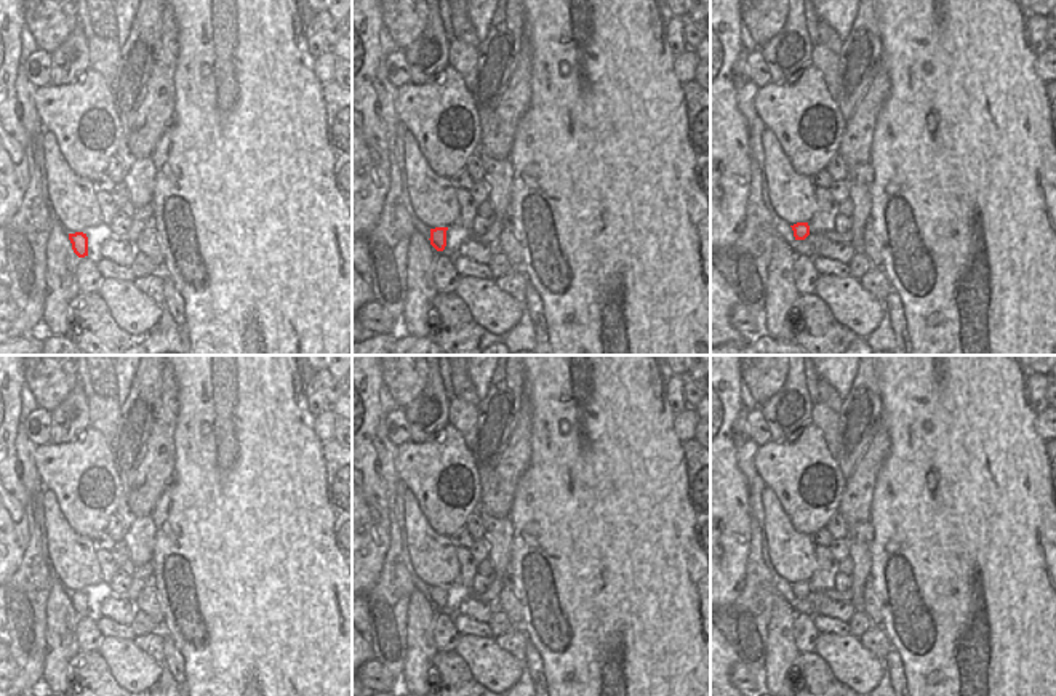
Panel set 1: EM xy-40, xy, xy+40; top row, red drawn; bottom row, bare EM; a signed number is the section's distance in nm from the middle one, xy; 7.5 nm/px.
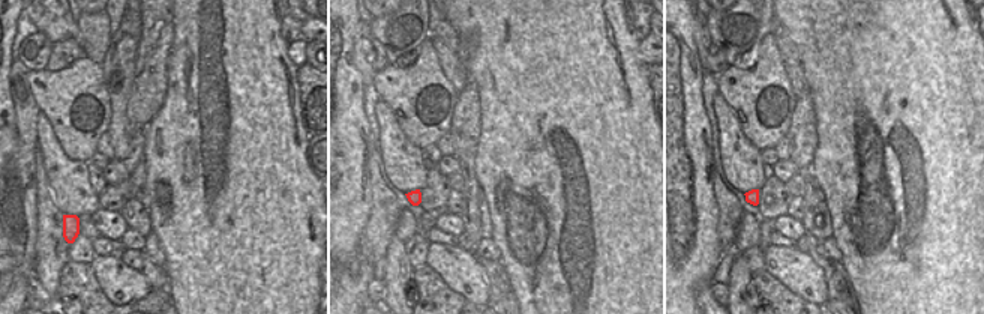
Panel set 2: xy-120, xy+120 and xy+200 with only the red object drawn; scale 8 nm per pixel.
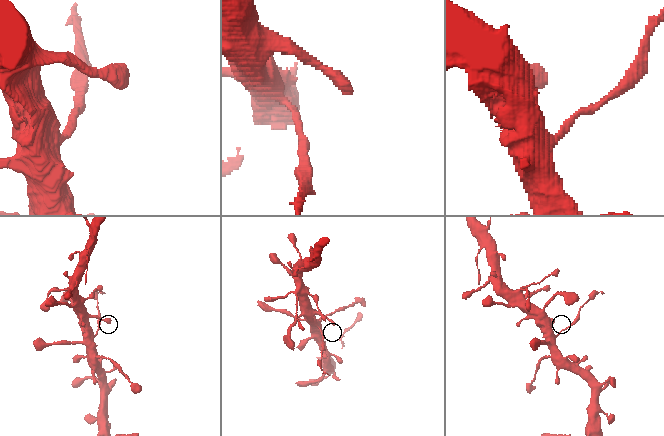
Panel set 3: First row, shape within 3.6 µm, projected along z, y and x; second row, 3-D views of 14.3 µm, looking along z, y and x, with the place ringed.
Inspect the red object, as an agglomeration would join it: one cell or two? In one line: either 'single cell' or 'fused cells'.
fused cells

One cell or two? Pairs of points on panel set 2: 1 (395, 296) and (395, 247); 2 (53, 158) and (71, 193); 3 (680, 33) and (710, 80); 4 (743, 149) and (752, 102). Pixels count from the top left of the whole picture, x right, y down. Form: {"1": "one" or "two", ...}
{"1": "one", "2": "one", "3": "two", "4": "two"}

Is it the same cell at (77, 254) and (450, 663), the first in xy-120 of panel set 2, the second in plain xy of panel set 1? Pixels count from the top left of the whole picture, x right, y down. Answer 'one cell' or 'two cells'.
two cells

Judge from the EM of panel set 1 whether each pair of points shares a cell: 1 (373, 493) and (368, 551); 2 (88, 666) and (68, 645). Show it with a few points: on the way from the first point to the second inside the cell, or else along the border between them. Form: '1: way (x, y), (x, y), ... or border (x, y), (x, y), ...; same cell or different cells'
1: way (368, 508), (368, 536); same cell
2: border (79, 650), (69, 663), (68, 679); different cells

